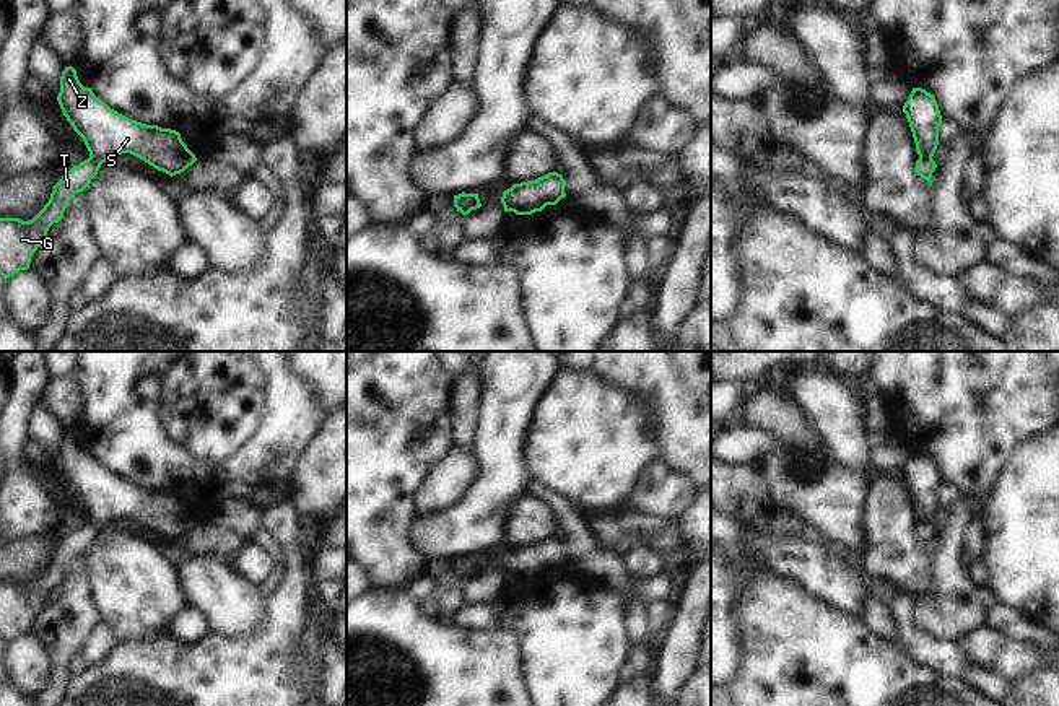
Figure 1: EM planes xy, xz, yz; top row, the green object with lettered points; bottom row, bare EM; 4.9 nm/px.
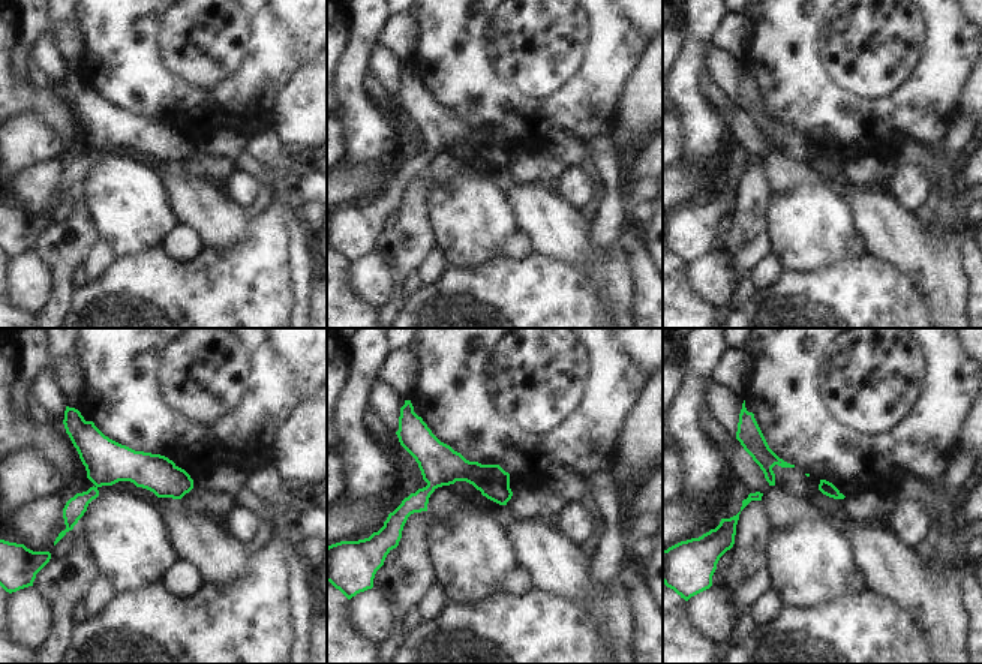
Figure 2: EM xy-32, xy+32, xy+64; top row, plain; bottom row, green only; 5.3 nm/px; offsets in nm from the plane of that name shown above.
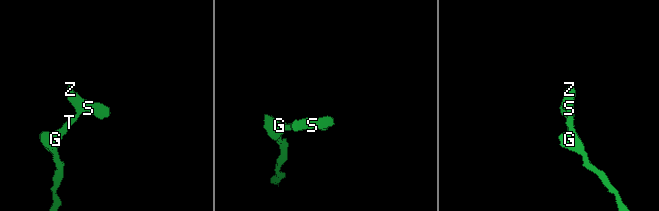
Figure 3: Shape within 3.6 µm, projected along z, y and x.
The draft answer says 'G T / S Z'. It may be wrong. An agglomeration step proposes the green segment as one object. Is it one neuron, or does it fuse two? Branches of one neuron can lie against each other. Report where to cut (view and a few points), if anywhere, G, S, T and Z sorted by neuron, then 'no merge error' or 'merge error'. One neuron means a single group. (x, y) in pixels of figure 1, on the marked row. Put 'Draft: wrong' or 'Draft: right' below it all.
cut none; groups G S T Z; no merge error
Draft: wrong

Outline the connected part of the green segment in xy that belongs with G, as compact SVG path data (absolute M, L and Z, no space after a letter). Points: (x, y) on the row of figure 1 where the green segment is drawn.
M65 67L62 72L57 101L73 130L83 138L89 158L62 176L54 185L49 202L33 220L0 218L0 275L5 280L20 270L29 268L33 254L47 241L49 228L63 218L70 198L88 187L101 164L107 159L114 159L122 153L130 153L171 177L184 172L197 161L195 155L182 142L179 132L158 125L146 125L111 109L94 96L91 88L85 88L80 83L73 67Z

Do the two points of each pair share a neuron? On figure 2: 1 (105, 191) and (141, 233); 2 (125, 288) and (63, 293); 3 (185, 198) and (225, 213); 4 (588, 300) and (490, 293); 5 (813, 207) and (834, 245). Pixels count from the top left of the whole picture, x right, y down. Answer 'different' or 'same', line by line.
1: same
2: different
3: same
4: same
5: same

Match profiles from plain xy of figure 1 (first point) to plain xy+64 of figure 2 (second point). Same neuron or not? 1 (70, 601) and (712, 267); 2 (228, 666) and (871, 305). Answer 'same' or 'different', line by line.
1: different
2: same

